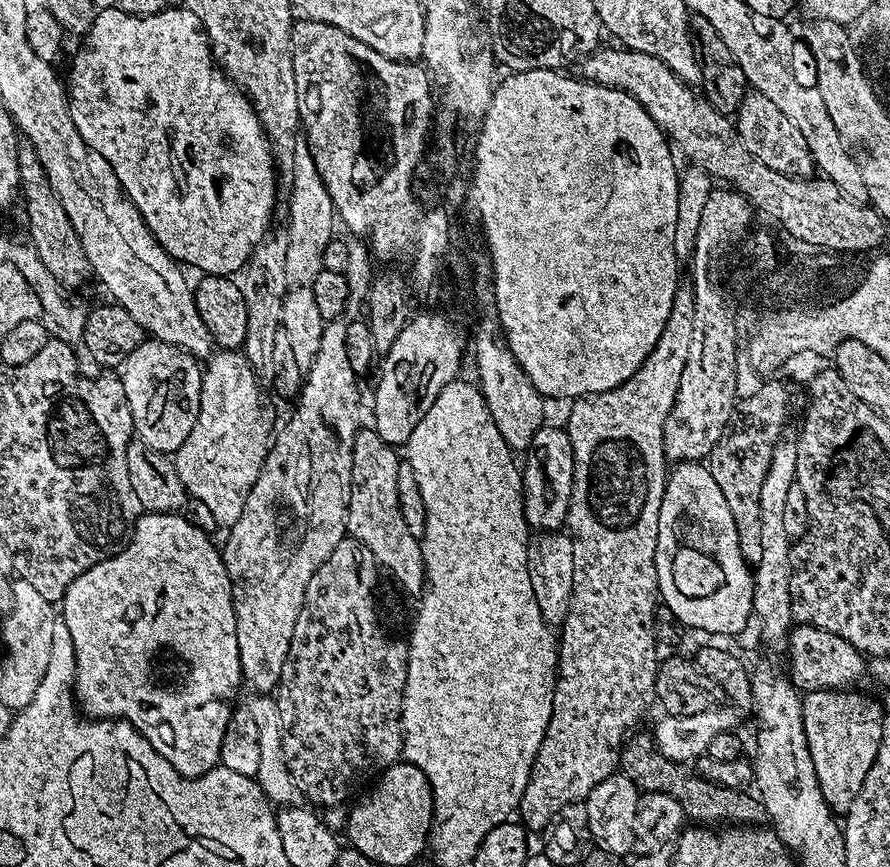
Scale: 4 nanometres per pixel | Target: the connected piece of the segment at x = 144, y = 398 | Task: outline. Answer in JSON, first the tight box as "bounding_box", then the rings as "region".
{"bounding_box":[124,338,201,450],"region":[[[153,338],[129,356],[124,368],[128,383],[128,410],[131,423],[150,442],[174,450],[190,434],[198,414],[201,355],[178,338]]]}

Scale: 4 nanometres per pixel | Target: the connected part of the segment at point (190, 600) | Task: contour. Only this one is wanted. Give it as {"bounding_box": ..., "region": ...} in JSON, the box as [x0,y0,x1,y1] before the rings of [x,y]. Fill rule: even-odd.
{"bounding_box":[58,502,245,784],"region":[[[154,502],[137,507],[132,514],[124,543],[119,548],[113,548],[104,556],[98,557],[97,560],[90,561],[86,566],[74,570],[74,574],[66,578],[64,589],[58,597],[58,622],[59,625],[60,622],[62,624],[60,630],[68,643],[72,662],[72,678],[68,681],[66,689],[66,712],[73,725],[84,730],[117,726],[132,732],[152,751],[153,756],[184,784],[193,784],[221,771],[226,730],[230,730],[230,722],[238,714],[236,703],[240,700],[240,692],[245,691],[245,686],[242,678],[238,618],[234,606],[234,582],[224,557],[223,547],[212,532],[199,527],[192,519],[186,518],[186,514],[179,507],[158,505]]]}

